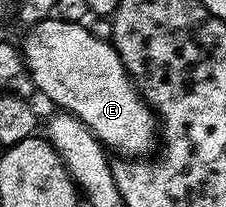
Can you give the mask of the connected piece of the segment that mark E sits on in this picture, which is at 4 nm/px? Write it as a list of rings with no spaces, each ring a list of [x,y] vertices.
[[[49,18],[31,25],[24,36],[22,51],[28,73],[32,75],[32,87],[41,92],[57,109],[77,116],[104,145],[105,149],[124,158],[144,158],[157,147],[158,121],[151,108],[137,92],[135,84],[122,66],[120,56],[107,39],[95,36],[83,23],[74,20]]]

